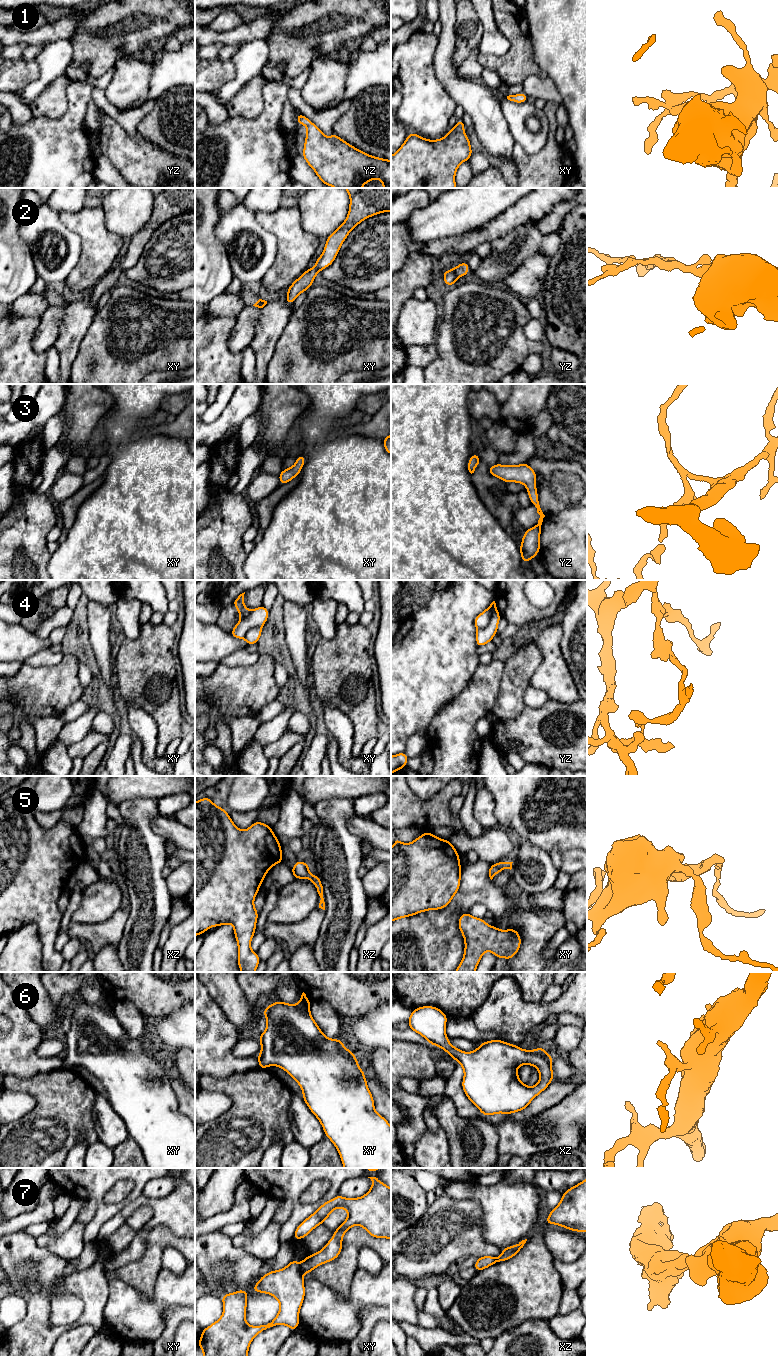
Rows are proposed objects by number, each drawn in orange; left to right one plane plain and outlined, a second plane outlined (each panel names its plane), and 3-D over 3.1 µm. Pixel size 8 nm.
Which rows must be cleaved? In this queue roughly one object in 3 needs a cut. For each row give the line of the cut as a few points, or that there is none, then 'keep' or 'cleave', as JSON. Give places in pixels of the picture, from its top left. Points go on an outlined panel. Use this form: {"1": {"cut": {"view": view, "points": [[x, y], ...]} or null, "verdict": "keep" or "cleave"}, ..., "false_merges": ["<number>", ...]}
{"1": {"cut": null, "verdict": "keep"}, "2": {"cut": null, "verdict": "keep"}, "3": {"cut": null, "verdict": "keep"}, "4": {"cut": {"view": "yz", "points": [[490, 607], [492, 610], [490, 621], [484, 627], [477, 629]]}, "verdict": "cleave"}, "5": {"cut": null, "verdict": "keep"}, "6": {"cut": null, "verdict": "keep"}, "7": {"cut": {"view": "xy", "points": [[299, 1264], [301, 1270]]}, "verdict": "cleave"}, "false_merges": ["4", "7"]}

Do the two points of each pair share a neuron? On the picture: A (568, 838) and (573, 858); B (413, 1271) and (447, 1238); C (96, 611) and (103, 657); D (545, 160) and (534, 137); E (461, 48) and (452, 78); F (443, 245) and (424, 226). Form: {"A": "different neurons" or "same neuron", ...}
{"A": "different neurons", "B": "same neuron", "C": "same neuron", "D": "different neurons", "E": "different neurons", "F": "different neurons"}

